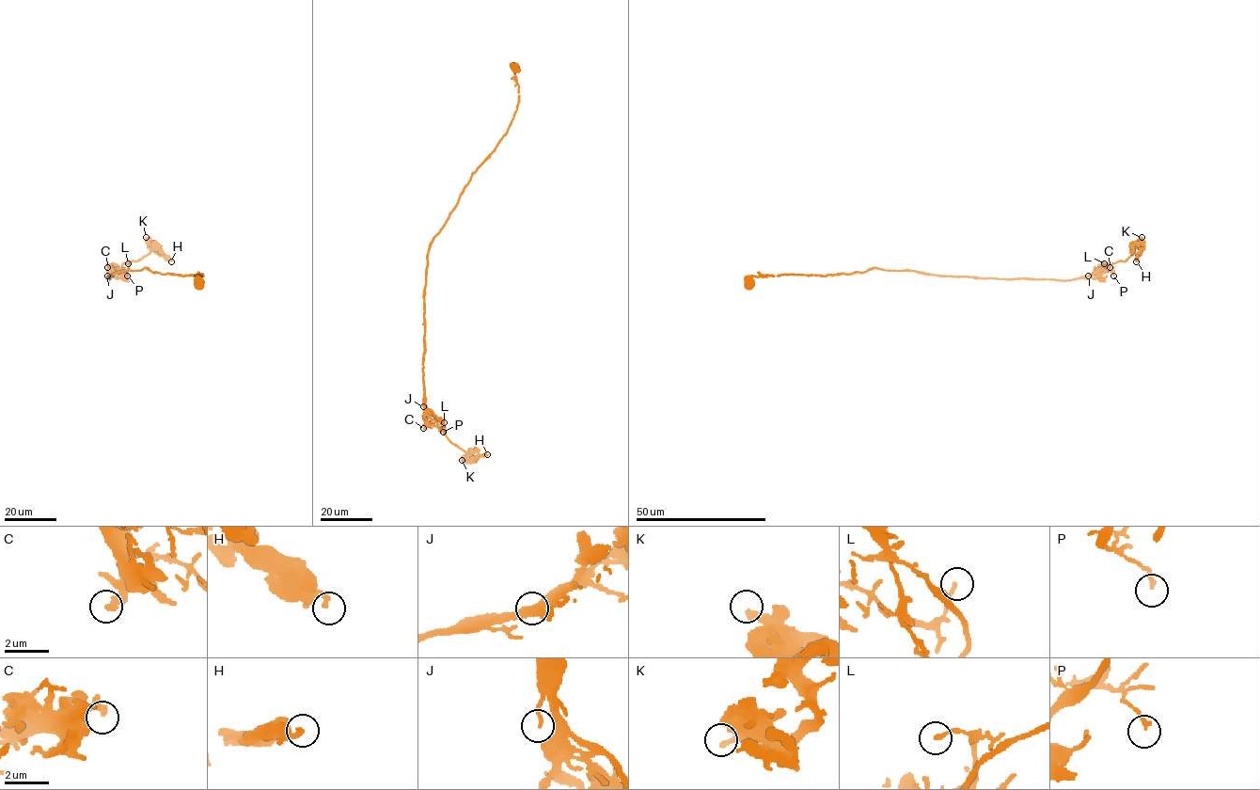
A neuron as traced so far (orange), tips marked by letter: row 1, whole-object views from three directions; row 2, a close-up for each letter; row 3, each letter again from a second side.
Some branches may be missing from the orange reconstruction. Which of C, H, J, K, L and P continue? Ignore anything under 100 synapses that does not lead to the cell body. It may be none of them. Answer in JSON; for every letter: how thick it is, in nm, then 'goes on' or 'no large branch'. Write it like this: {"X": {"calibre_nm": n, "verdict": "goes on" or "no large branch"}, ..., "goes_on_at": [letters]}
{"C": {"calibre_nm": 320, "verdict": "no large branch"}, "H": {"calibre_nm": 240, "verdict": "no large branch"}, "J": {"calibre_nm": 160, "verdict": "no large branch"}, "K": {"calibre_nm": 280, "verdict": "no large branch"}, "L": {"calibre_nm": 170, "verdict": "no large branch"}, "P": {"calibre_nm": 160, "verdict": "no large branch"}, "goes_on_at": []}

